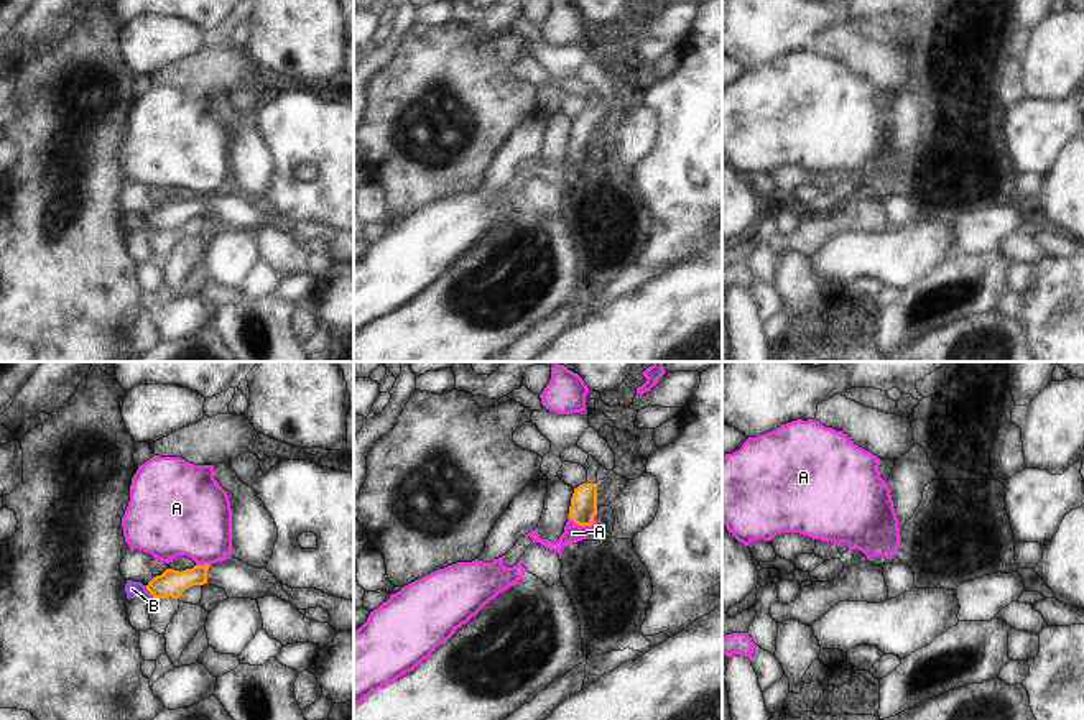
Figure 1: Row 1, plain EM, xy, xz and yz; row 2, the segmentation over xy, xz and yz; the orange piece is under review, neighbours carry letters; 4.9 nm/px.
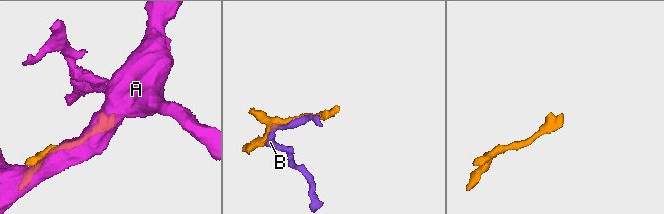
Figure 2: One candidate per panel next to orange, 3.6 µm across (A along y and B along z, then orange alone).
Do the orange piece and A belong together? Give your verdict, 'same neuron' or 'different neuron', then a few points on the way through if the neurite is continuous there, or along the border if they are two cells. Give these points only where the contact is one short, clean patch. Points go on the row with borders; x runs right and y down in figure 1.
different neuron

